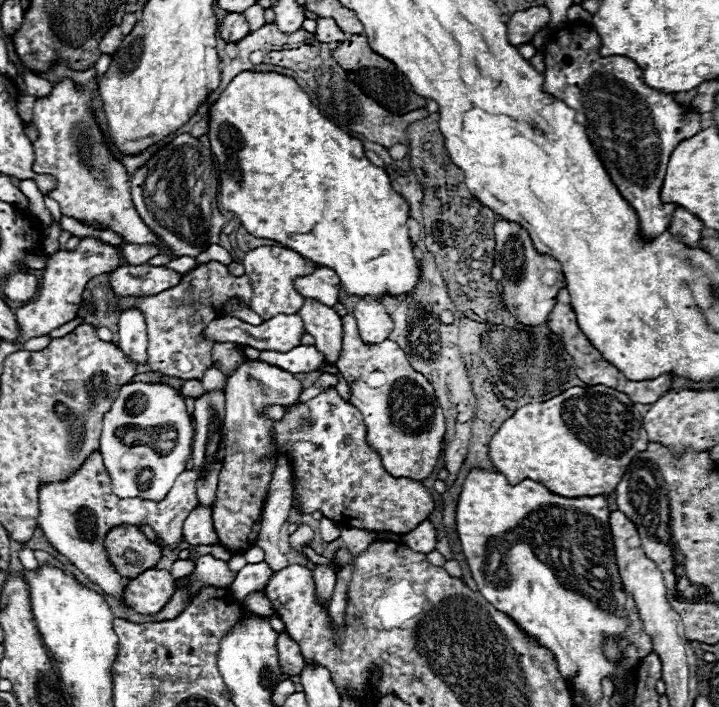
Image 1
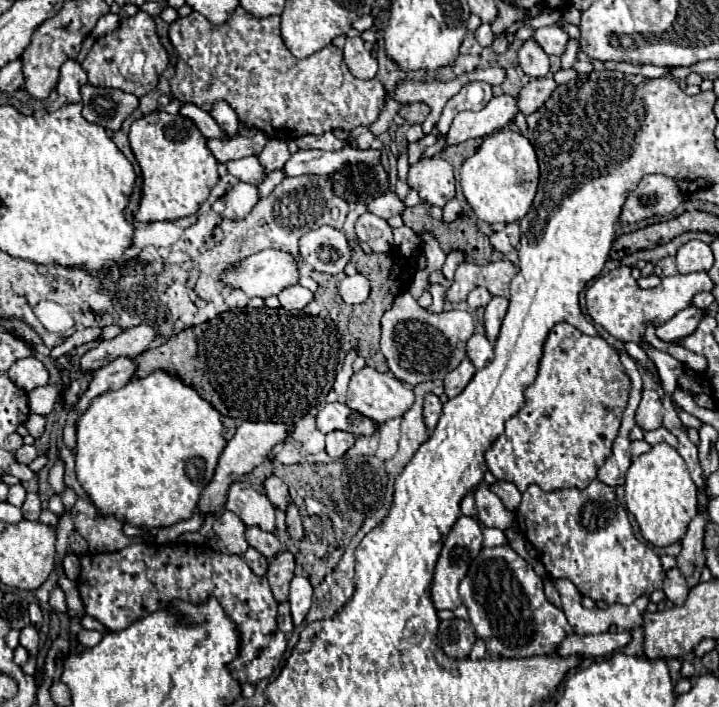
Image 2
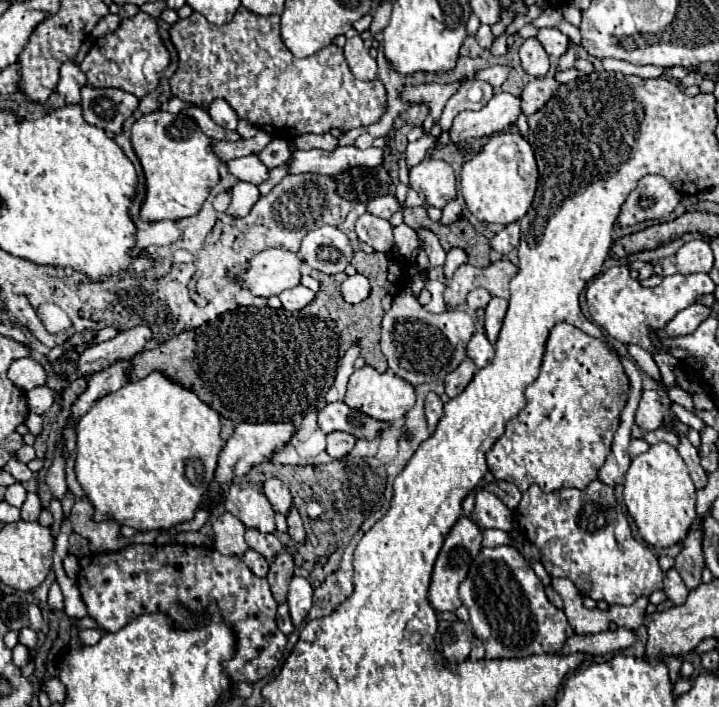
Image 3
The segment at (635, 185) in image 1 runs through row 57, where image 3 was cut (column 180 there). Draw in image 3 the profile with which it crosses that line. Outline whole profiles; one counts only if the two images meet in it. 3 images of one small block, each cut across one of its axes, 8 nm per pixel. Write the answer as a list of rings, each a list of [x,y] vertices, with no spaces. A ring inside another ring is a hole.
[[[130,544],[124,550],[108,552],[108,554],[90,554],[80,558],[80,572],[78,572],[78,590],[86,604],[88,616],[92,616],[106,632],[118,632],[126,624],[130,624],[134,618],[154,612],[166,612],[178,626],[192,628],[202,622],[184,622],[184,610],[178,608],[180,604],[188,604],[194,610],[202,610],[208,606],[208,602],[216,600],[224,618],[234,624],[238,642],[236,642],[236,654],[230,662],[224,662],[226,672],[234,678],[234,682],[256,682],[278,666],[282,652],[286,648],[286,636],[276,626],[276,600],[270,592],[268,580],[258,578],[252,574],[252,570],[242,562],[238,556],[224,556],[214,548],[206,546],[186,546],[186,544]]]

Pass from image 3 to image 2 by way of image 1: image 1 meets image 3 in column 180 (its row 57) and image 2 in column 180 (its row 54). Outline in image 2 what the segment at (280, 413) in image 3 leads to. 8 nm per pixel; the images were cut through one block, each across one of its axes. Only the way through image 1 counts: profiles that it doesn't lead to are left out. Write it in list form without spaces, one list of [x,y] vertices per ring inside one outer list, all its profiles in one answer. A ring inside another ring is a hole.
[[[356,246],[356,248],[352,250],[354,266],[358,268],[360,274],[364,274],[366,278],[370,278],[370,284],[372,284],[372,292],[370,292],[370,296],[368,296],[362,304],[356,304],[356,306],[346,304],[346,302],[340,298],[340,294],[338,294],[338,290],[336,290],[336,286],[334,286],[332,280],[326,280],[326,276],[324,276],[322,272],[312,272],[312,278],[320,284],[320,288],[318,288],[318,292],[314,294],[314,300],[312,300],[308,306],[304,306],[302,310],[298,310],[298,312],[288,312],[288,310],[266,310],[266,308],[260,308],[260,310],[256,310],[256,308],[238,308],[238,310],[232,310],[232,312],[224,312],[224,314],[220,314],[218,318],[214,318],[214,320],[210,320],[210,322],[204,322],[204,324],[200,324],[200,326],[188,328],[188,330],[184,330],[184,332],[180,332],[180,334],[168,338],[162,346],[150,348],[150,350],[142,352],[140,356],[136,356],[134,362],[138,362],[138,374],[134,374],[134,380],[136,380],[136,378],[144,378],[144,376],[148,376],[148,374],[154,372],[154,370],[166,370],[168,374],[174,374],[174,376],[182,378],[182,382],[186,382],[186,386],[194,386],[194,390],[198,390],[198,394],[202,394],[202,398],[206,398],[206,402],[210,402],[222,416],[230,416],[230,418],[234,418],[234,420],[248,420],[248,422],[284,422],[284,424],[296,424],[296,422],[298,422],[300,418],[304,418],[312,408],[318,408],[318,406],[326,400],[326,394],[328,394],[328,390],[330,390],[332,384],[334,384],[336,368],[338,368],[338,364],[344,362],[344,356],[346,356],[346,352],[348,352],[350,348],[358,348],[360,356],[366,358],[366,364],[368,364],[368,366],[376,368],[378,372],[388,372],[386,358],[380,354],[380,346],[378,346],[378,342],[380,342],[380,318],[382,318],[382,314],[384,314],[386,310],[390,310],[394,298],[396,298],[398,294],[402,294],[404,290],[408,290],[410,278],[412,278],[412,262],[410,262],[410,260],[396,258],[394,254],[396,254],[396,252],[392,252],[392,256],[390,256],[390,254],[376,254],[376,252],[364,254],[360,246]],[[394,264],[400,268],[400,276],[398,276],[396,280],[390,280],[388,274],[390,274],[390,268],[392,268]]]

